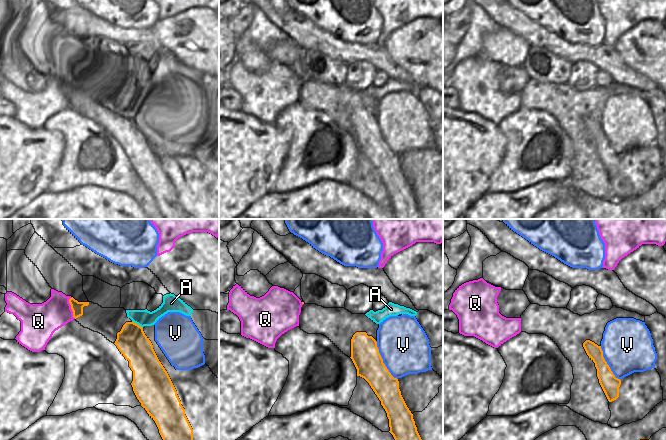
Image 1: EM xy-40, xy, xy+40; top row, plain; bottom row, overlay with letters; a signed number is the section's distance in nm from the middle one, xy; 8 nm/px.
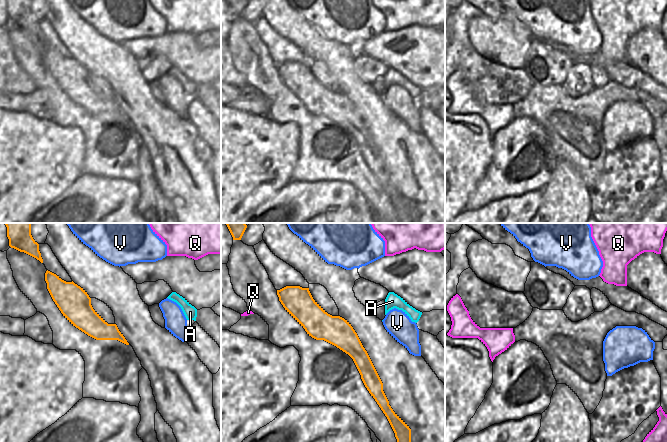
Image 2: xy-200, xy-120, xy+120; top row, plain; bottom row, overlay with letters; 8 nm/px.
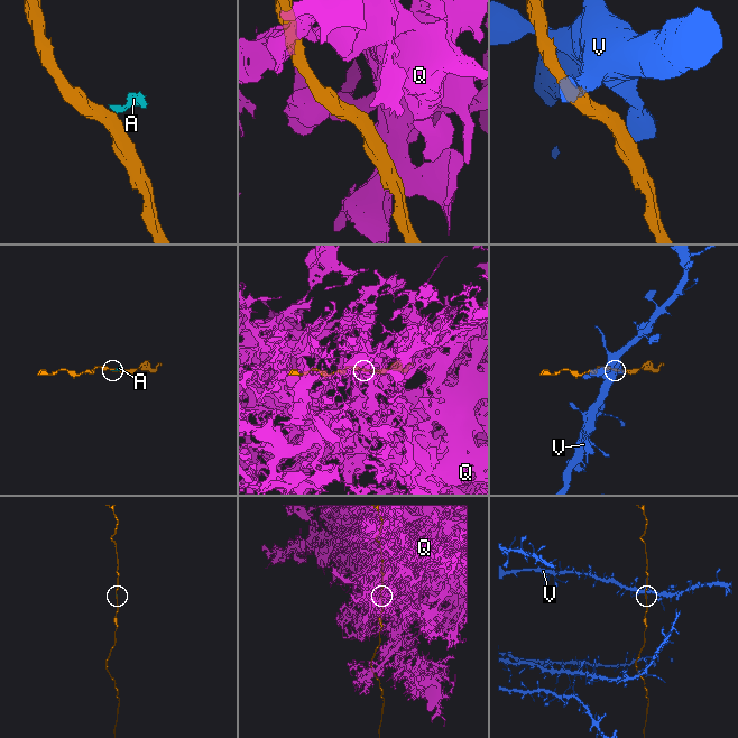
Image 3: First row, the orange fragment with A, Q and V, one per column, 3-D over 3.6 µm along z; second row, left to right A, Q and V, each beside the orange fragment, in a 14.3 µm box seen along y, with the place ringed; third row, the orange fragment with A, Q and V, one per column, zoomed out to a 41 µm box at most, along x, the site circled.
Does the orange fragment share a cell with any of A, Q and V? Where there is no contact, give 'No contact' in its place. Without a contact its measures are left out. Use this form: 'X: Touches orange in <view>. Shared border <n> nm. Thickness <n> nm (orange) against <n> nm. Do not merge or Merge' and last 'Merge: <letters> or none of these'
A: Touches orange in xy-40. Shared border 110 nm. Thickness 240 nm (orange) against 130 nm. Do not merge
Q: Touches orange in xy-40. Shared border 180 nm. Thickness 100 nm (orange) against 260 nm. Do not merge
V: Touches orange in xy. Shared border 360 nm. Thickness 220 nm (orange) against 400 nm. Do not merge
Merge: none of these.

